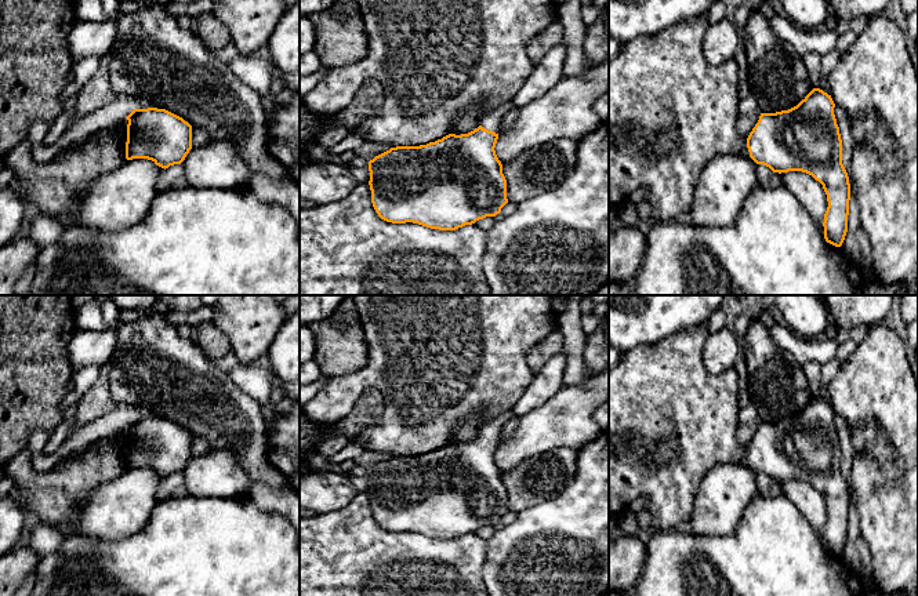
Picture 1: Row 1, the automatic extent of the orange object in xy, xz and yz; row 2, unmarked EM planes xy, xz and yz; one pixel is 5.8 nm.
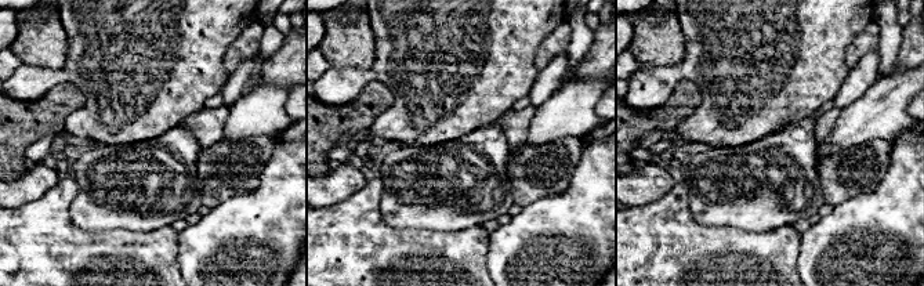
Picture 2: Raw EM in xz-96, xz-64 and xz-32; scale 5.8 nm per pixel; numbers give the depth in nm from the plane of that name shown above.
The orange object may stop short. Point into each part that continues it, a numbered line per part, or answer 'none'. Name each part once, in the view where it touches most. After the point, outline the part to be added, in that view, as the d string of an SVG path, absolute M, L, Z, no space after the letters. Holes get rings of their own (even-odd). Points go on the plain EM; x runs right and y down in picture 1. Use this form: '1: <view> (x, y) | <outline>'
1: xz (492, 431) | M508 410L500 415L497 415L493 421L485 424L480 429L480 435L489 440L500 443L501 440L501 428L502 425L514 418L512 410Z

